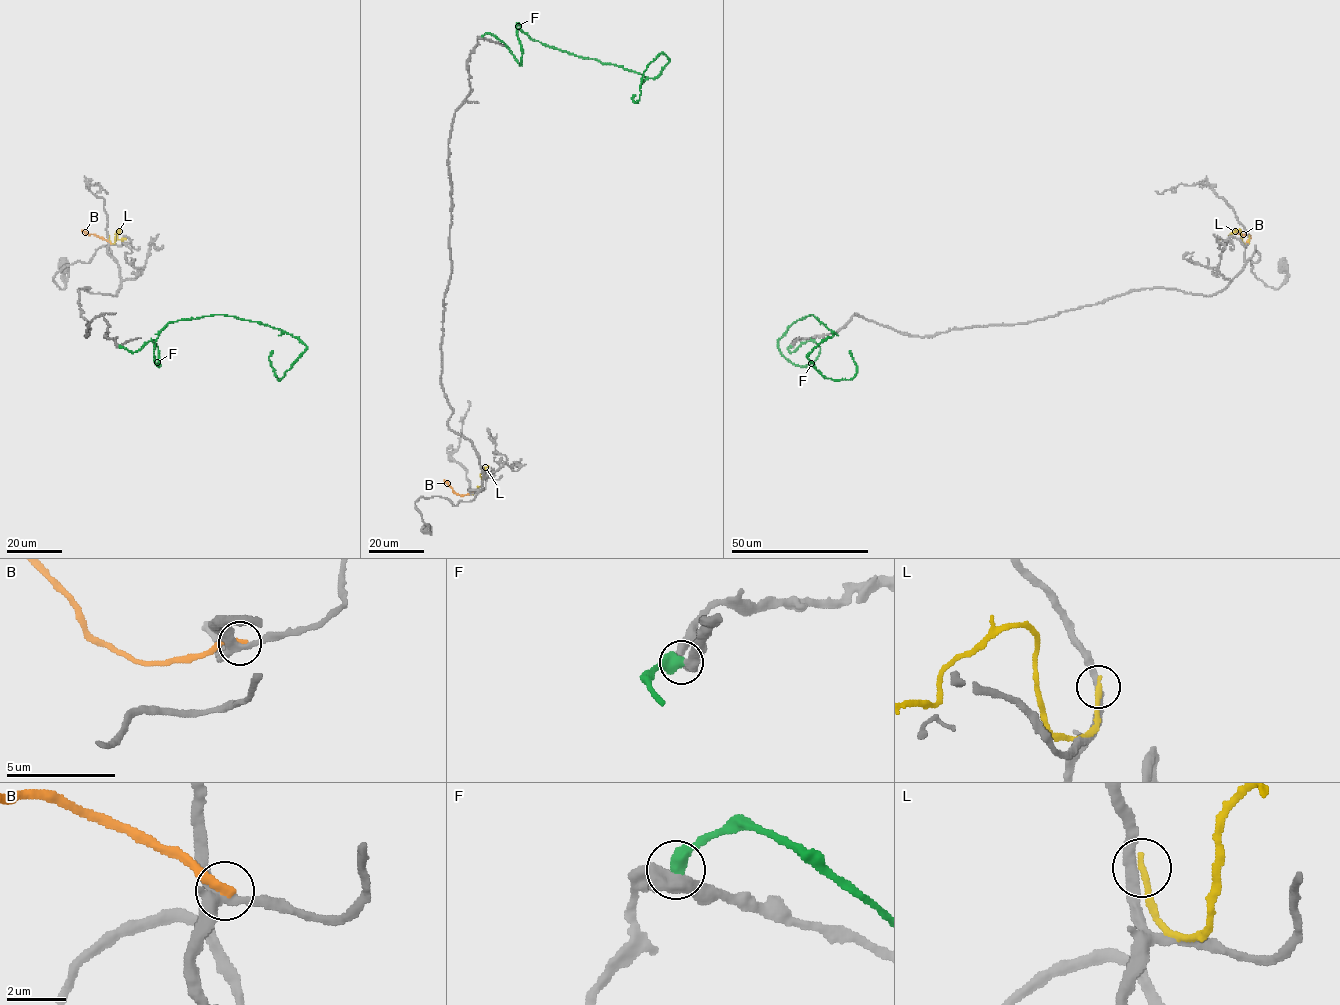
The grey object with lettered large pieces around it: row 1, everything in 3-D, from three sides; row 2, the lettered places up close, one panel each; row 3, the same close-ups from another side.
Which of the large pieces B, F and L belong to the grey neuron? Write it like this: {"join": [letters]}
{"join": []}

